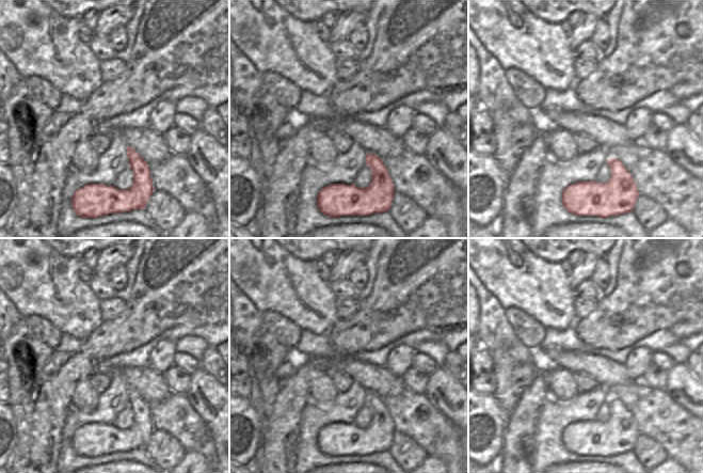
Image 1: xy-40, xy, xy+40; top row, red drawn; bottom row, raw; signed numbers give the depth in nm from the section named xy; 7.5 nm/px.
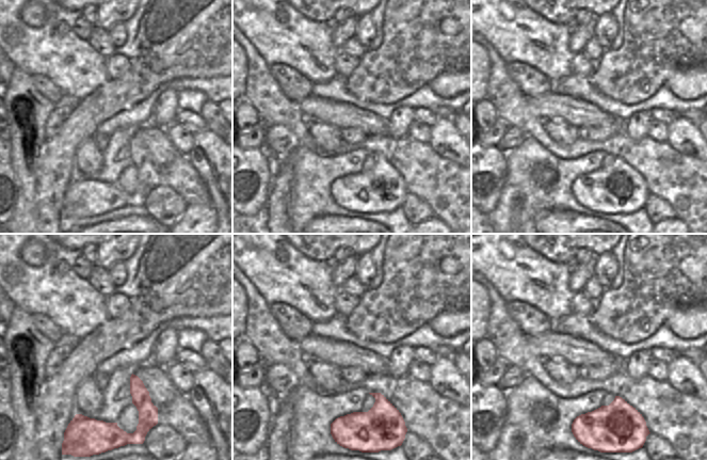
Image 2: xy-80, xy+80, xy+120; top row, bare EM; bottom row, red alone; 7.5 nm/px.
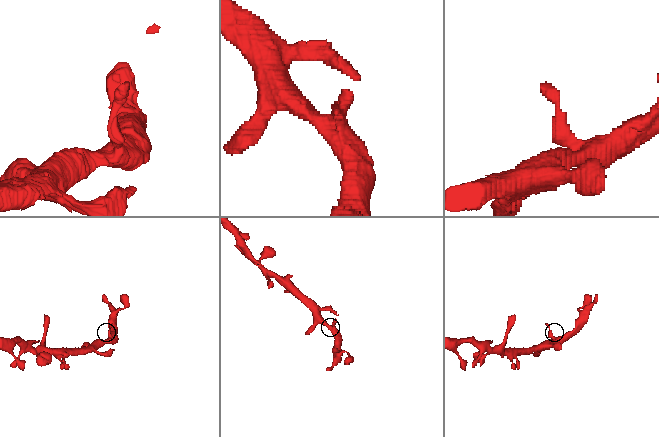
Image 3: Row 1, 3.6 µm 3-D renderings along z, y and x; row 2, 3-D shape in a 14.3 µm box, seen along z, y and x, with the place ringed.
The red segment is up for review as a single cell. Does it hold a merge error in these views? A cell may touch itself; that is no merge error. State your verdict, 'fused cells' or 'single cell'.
single cell

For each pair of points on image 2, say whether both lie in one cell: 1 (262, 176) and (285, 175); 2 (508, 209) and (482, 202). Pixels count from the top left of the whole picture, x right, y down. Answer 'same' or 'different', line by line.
1: different
2: different

